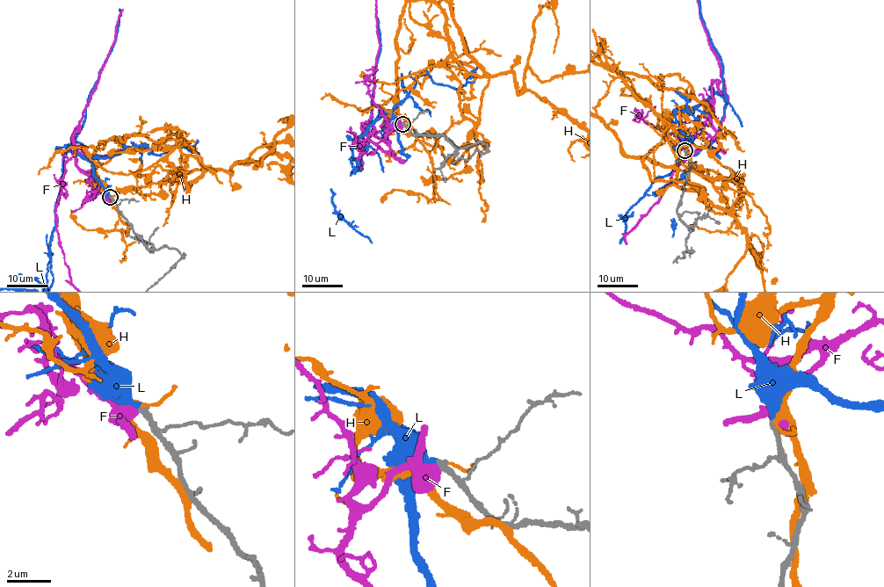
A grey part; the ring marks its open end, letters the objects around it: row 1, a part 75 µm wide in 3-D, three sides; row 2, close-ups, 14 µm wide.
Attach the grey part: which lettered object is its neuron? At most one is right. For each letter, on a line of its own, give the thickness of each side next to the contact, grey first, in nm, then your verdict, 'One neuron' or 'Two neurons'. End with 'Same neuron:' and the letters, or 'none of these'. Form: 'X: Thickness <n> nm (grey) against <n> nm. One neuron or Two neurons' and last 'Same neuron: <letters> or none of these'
F: Thickness 300 nm (grey) against 440 nm. Two neurons
H: Thickness 280 nm (grey) against 190 nm. Two neurons
L: Thickness 280 nm (grey) against 400 nm. One neuron
Same neuron: L

